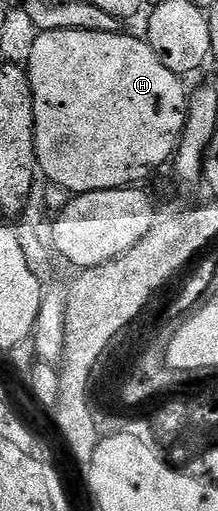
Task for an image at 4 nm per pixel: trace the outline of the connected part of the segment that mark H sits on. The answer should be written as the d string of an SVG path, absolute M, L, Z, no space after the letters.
M43 30L36 35L33 47L29 50L27 69L31 80L33 107L35 108L35 152L40 173L57 185L76 196L100 190L123 190L136 187L148 174L153 174L161 165L168 163L177 153L177 144L181 141L181 133L185 127L185 117L189 115L189 100L182 75L171 72L171 68L163 68L163 60L155 56L144 37L132 38L129 34L118 32L87 32L86 30Z

